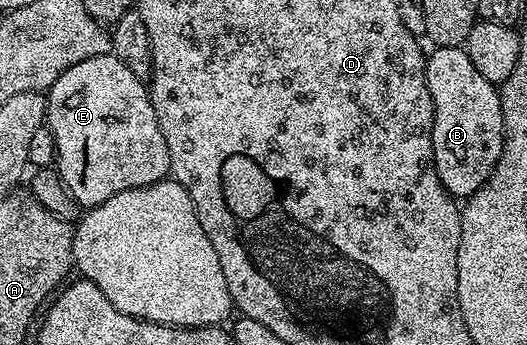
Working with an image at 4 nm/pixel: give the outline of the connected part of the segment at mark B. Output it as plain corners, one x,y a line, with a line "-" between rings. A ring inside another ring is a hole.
435,47
426,56
427,84
433,97
435,168
450,195
477,193
493,173
503,152
500,88
485,81
463,47

